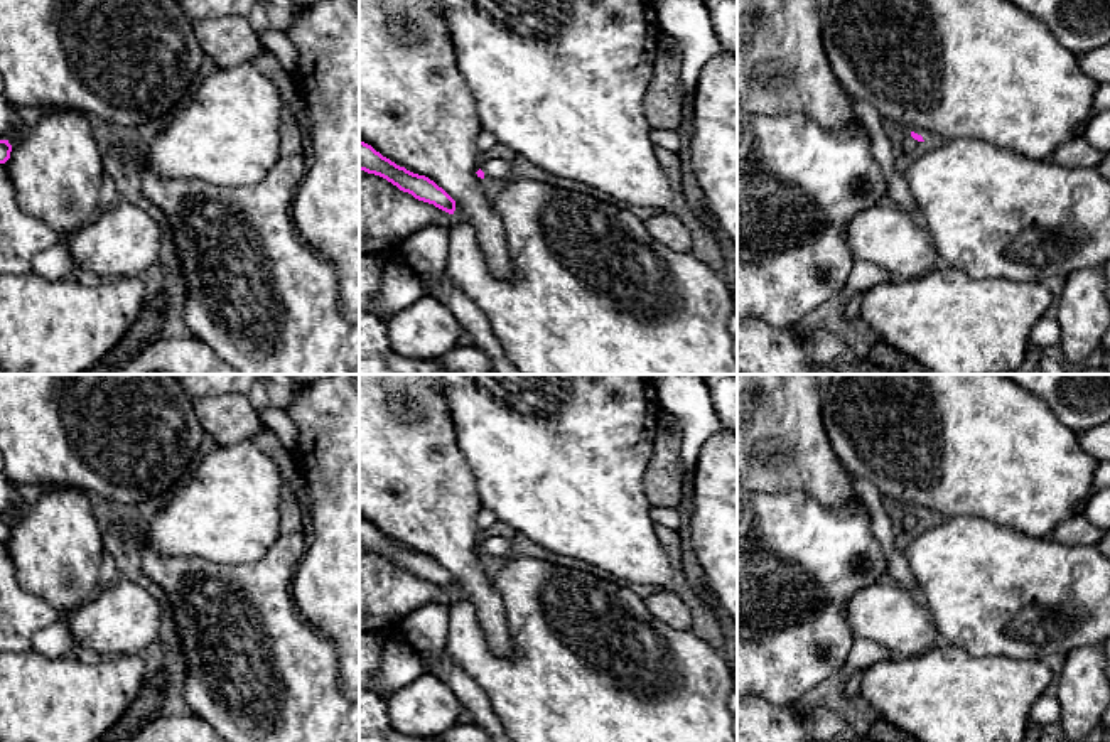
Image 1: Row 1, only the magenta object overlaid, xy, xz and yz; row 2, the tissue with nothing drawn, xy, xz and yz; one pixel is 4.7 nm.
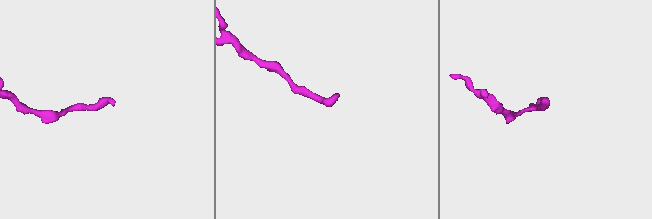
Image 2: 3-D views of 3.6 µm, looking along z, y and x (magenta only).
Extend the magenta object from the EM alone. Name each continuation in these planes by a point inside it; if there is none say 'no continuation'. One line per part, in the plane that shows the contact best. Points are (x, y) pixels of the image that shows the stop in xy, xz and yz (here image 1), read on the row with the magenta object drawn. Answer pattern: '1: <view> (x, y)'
1: yz (910, 147)

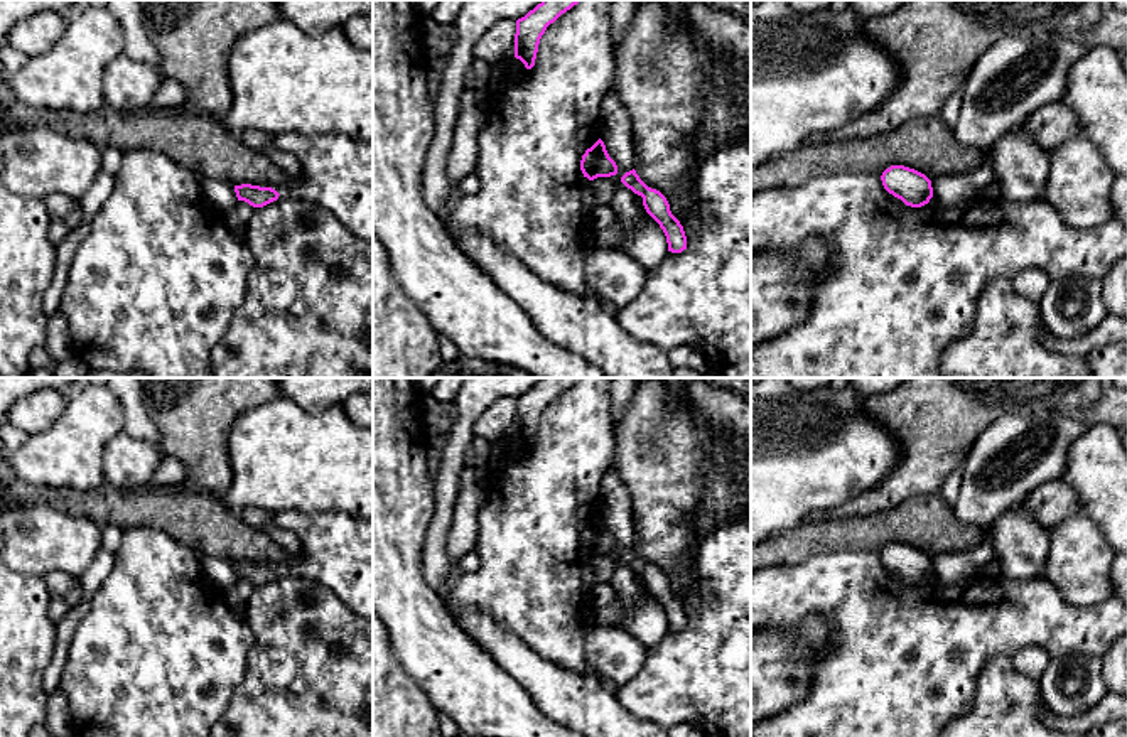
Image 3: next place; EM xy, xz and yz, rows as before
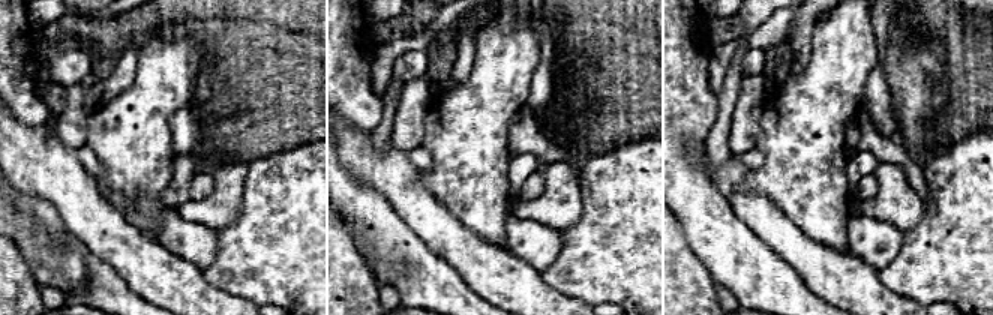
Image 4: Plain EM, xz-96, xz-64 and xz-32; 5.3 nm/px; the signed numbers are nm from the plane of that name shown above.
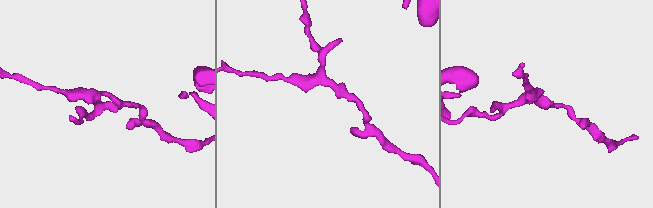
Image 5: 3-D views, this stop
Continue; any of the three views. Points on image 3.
no continuation

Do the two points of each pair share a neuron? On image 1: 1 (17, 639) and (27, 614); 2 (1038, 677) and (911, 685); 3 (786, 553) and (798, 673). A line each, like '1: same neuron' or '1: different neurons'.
1: same neuron
2: same neuron
3: same neuron

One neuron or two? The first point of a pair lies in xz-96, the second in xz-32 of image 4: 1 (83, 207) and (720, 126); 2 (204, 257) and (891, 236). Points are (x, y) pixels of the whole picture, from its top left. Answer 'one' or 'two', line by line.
1: two
2: one

